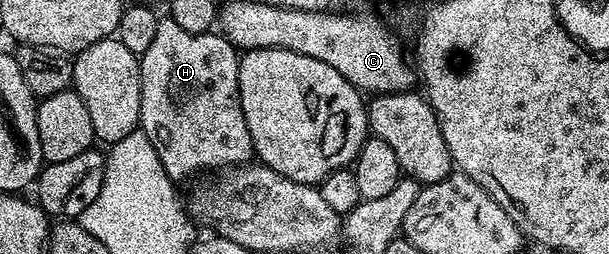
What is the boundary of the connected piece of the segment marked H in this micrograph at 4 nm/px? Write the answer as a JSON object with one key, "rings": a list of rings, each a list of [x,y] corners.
{"rings":[[[168,17],[159,18],[158,24],[156,25],[156,37],[152,40],[152,45],[148,46],[148,49],[140,57],[140,66],[142,68],[142,96],[140,97],[140,117],[138,118],[140,124],[140,130],[148,137],[148,141],[152,141],[152,145],[156,149],[156,153],[160,157],[160,161],[164,165],[164,169],[168,173],[168,177],[175,181],[181,181],[181,179],[186,179],[189,175],[194,175],[197,171],[210,171],[206,173],[214,173],[217,167],[222,167],[221,169],[233,169],[246,164],[249,164],[251,160],[255,158],[254,146],[252,145],[252,133],[248,133],[248,121],[244,121],[244,109],[240,105],[240,89],[238,88],[238,60],[240,58],[239,52],[236,50],[233,43],[226,38],[225,35],[221,33],[207,33],[204,35],[197,35],[196,33],[187,33],[185,29],[180,29],[180,25],[176,25],[176,21],[172,21]]]}

